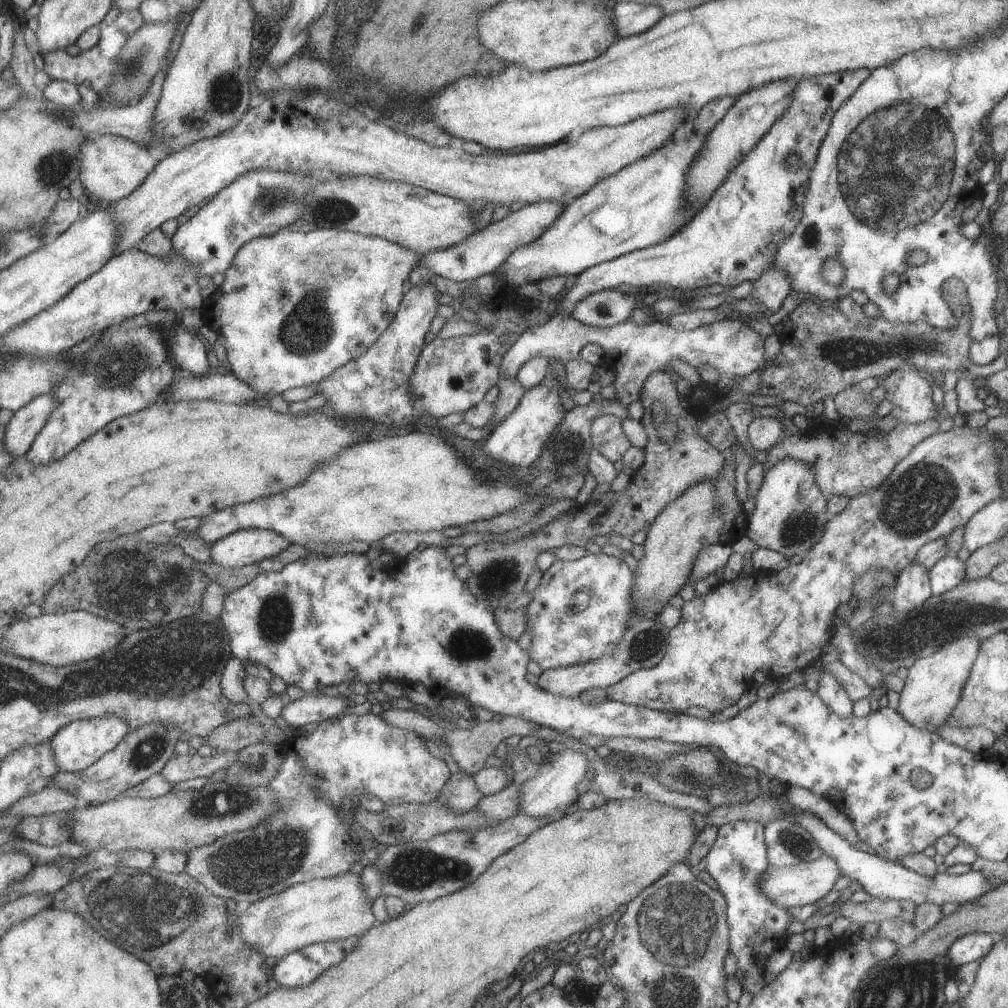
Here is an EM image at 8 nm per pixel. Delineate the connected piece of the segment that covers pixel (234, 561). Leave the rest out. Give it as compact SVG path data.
M241 529L215 541L210 548L210 557L219 566L241 568L275 556L289 545L284 536L269 529Z

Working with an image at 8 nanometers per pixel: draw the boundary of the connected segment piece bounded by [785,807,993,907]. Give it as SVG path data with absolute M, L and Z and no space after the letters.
M791 807L786 812L786 818L792 823L802 826L814 838L816 845L830 856L837 865L841 876L847 876L850 880L855 880L861 884L862 890L871 897L881 900L885 899L907 899L913 904L929 903L940 907L945 902L955 902L960 905L975 900L979 895L987 892L993 887L987 882L987 879L978 871L969 871L960 875L948 875L947 873L935 873L931 877L924 877L912 870L906 869L898 862L883 860L878 856L854 848L837 832L829 829L819 817L809 811L802 811L797 807Z

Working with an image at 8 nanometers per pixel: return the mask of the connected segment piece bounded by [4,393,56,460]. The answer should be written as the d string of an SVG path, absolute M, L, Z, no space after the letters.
M51 393L36 396L21 406L5 426L4 449L16 460L21 459L55 407L56 398Z

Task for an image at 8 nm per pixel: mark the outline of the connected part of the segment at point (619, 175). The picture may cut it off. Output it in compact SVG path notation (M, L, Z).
M693 132L692 134L689 136L689 138L687 138L686 140L671 140L671 142L669 142L669 144L665 144L665 146L661 146L657 149L655 149L654 151L652 151L652 153L650 155L647 155L646 157L637 159L636 161L633 161L631 164L628 164L627 166L624 166L623 168L620 168L614 175L611 175L610 177L605 177L604 179L601 179L598 183L595 183L590 189L588 189L587 192L584 192L582 195L579 195L577 198L572 199L567 206L565 206L565 208L560 212L560 215L553 221L553 224L545 231L543 232L543 234L541 234L541 236L539 236L539 238L536 238L535 240L532 240L529 244L526 244L525 246L519 247L519 248L515 248L514 251L510 252L510 255L507 256L507 258L504 260L503 264L499 265L495 272L498 271L499 275L503 276L503 280L505 280L505 284L500 285L499 283L496 283L496 278L495 278L495 284L496 287L507 287L507 286L521 286L521 284L525 284L526 282L535 282L540 284L542 287L545 287L551 280L553 280L555 277L557 276L567 276L568 274L571 274L571 276L577 276L580 272L583 272L585 269L591 268L593 265L608 261L608 260L613 260L614 258L617 258L618 256L627 254L628 252L631 251L636 251L636 250L641 250L642 248L648 247L649 245L652 244L657 244L660 242L663 242L665 239L669 238L669 236L671 236L673 233L677 232L677 230L679 230L681 227L684 226L684 224L690 220L691 216L693 216L692 209L688 208L688 203L685 202L685 193L686 191L684 190L684 180L686 178L686 172L687 172L687 167L690 167L691 161L694 159L695 155L698 155L699 151L702 151L702 146L703 146L703 141L706 139L706 136L704 135L703 137L701 137L700 135L695 135Z

